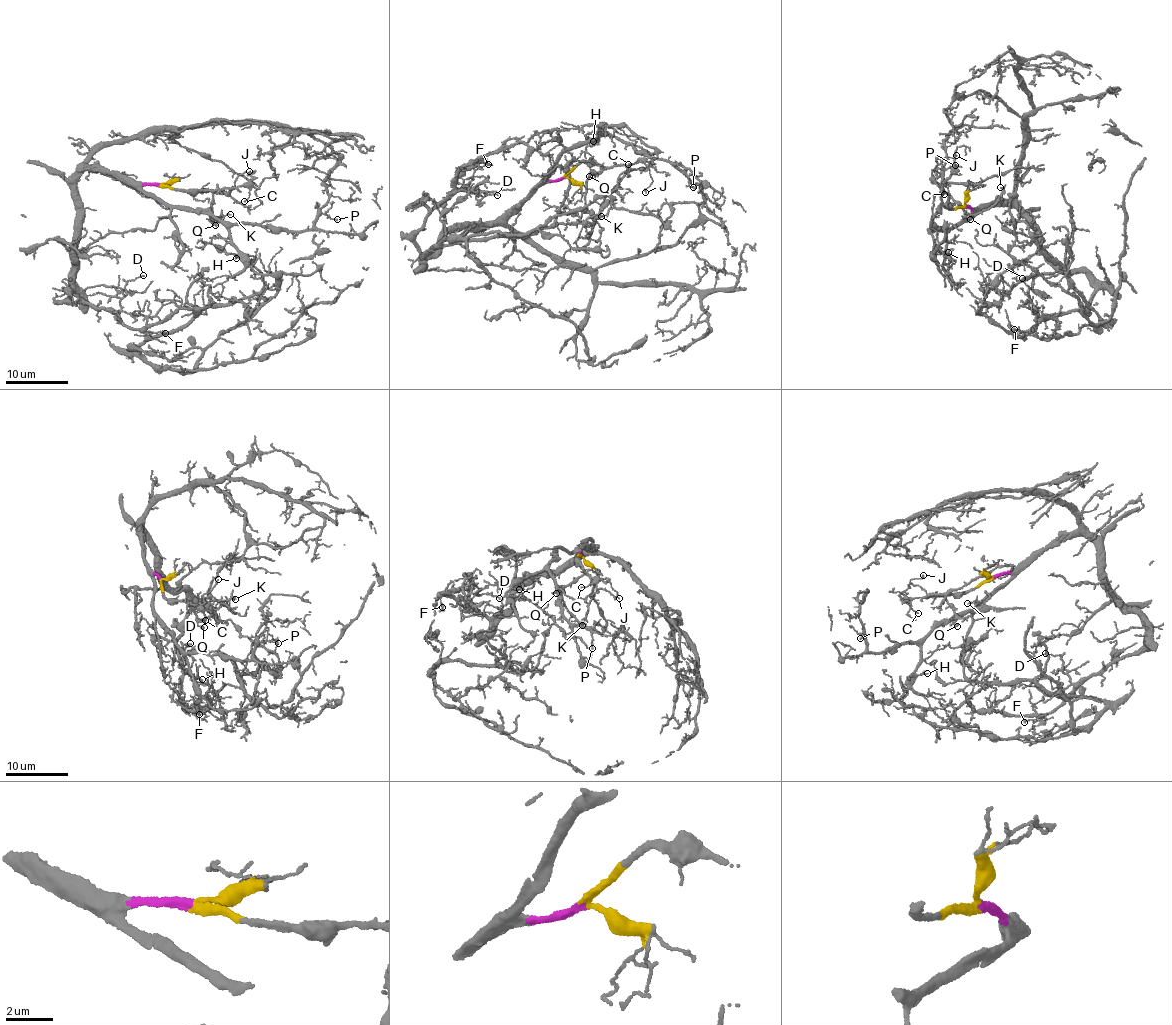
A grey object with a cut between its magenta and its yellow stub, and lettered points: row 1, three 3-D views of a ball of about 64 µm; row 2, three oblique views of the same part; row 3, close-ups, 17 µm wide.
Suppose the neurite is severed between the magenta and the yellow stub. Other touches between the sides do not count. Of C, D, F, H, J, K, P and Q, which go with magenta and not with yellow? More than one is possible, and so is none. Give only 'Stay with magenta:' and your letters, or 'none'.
Stay with magenta: D, F, H, P

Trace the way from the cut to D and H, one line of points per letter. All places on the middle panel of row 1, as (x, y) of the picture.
D: (565, 176), (538, 183), (498, 219), (470, 223), (422, 252), (414, 240), (431, 210), (457, 191), (497, 195)
H: (565, 176), (546, 180), (555, 172), (563, 153), (603, 134), (601, 129), (593, 141)

